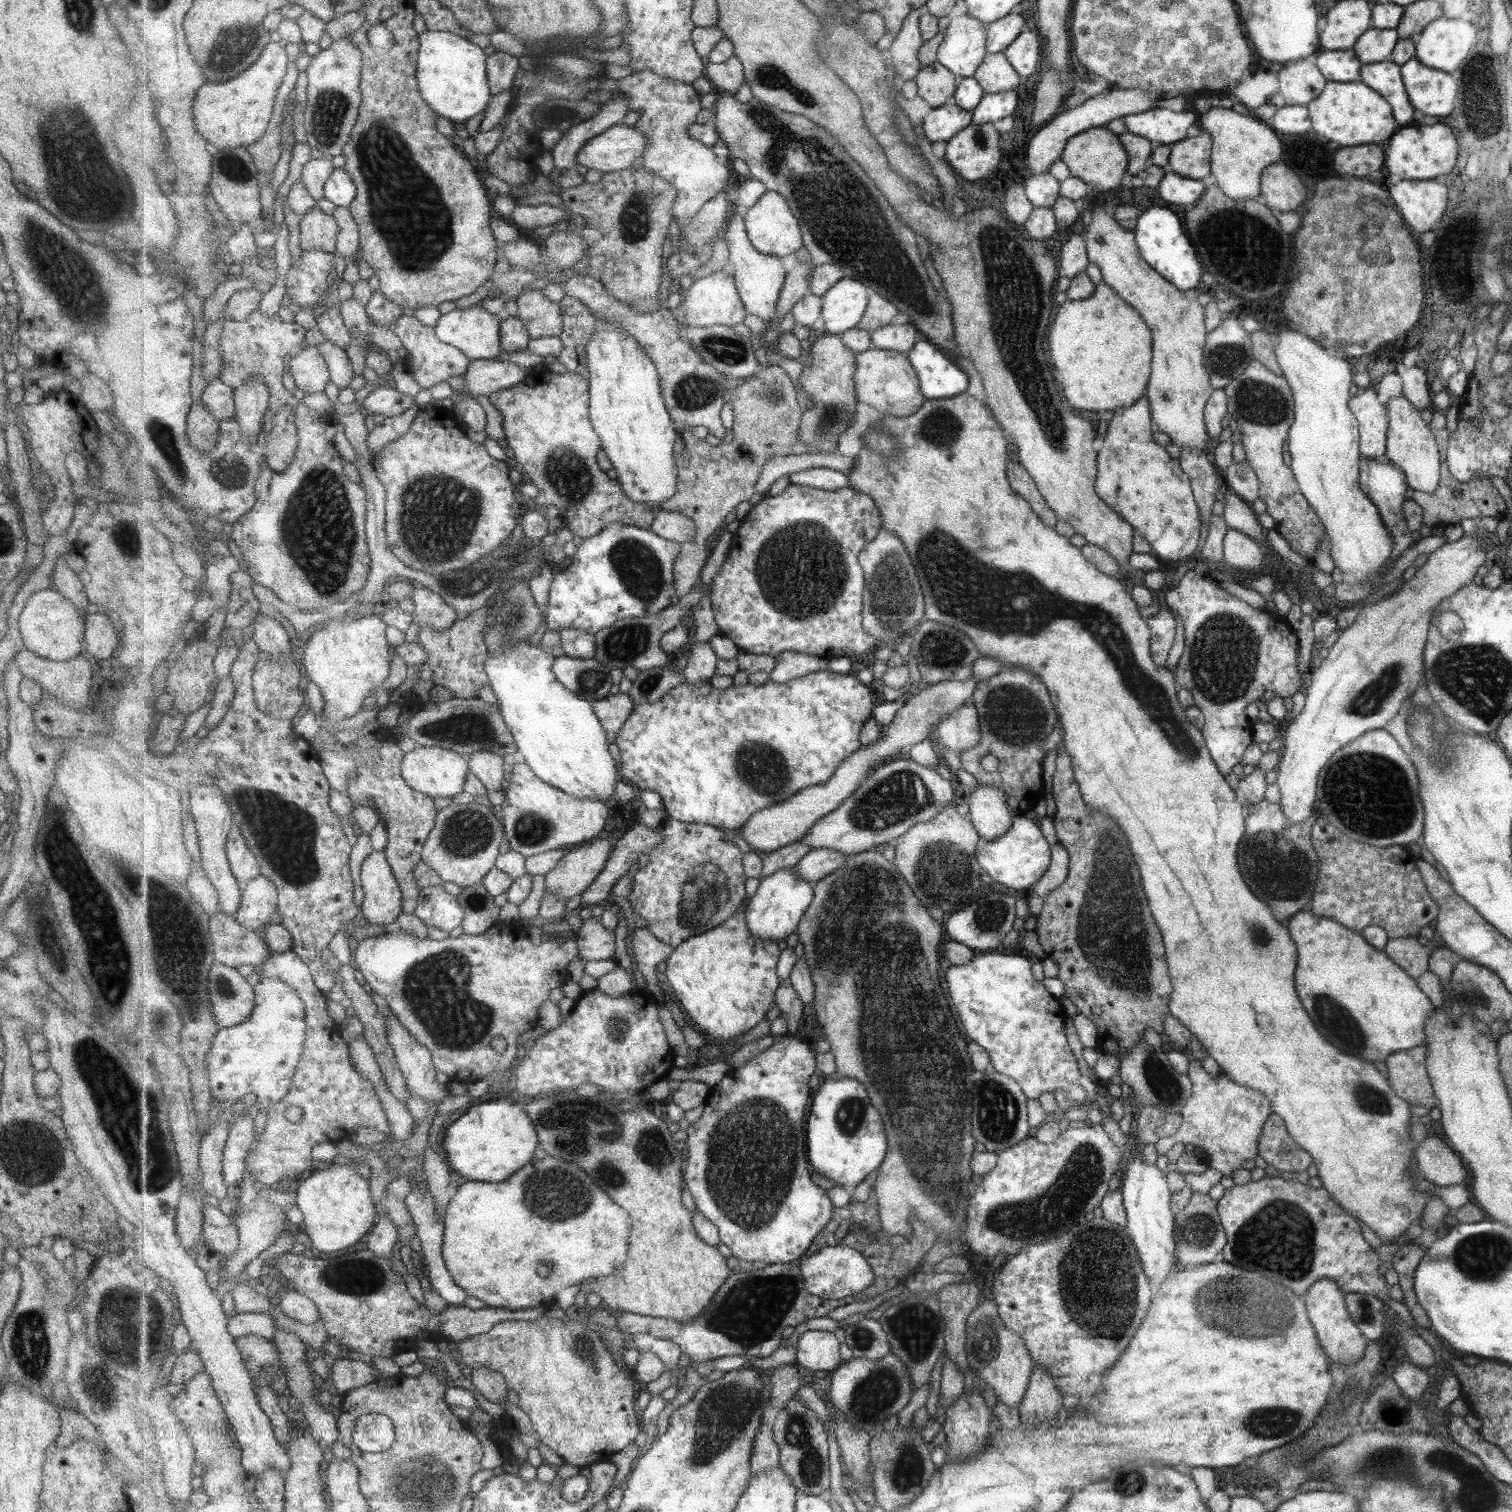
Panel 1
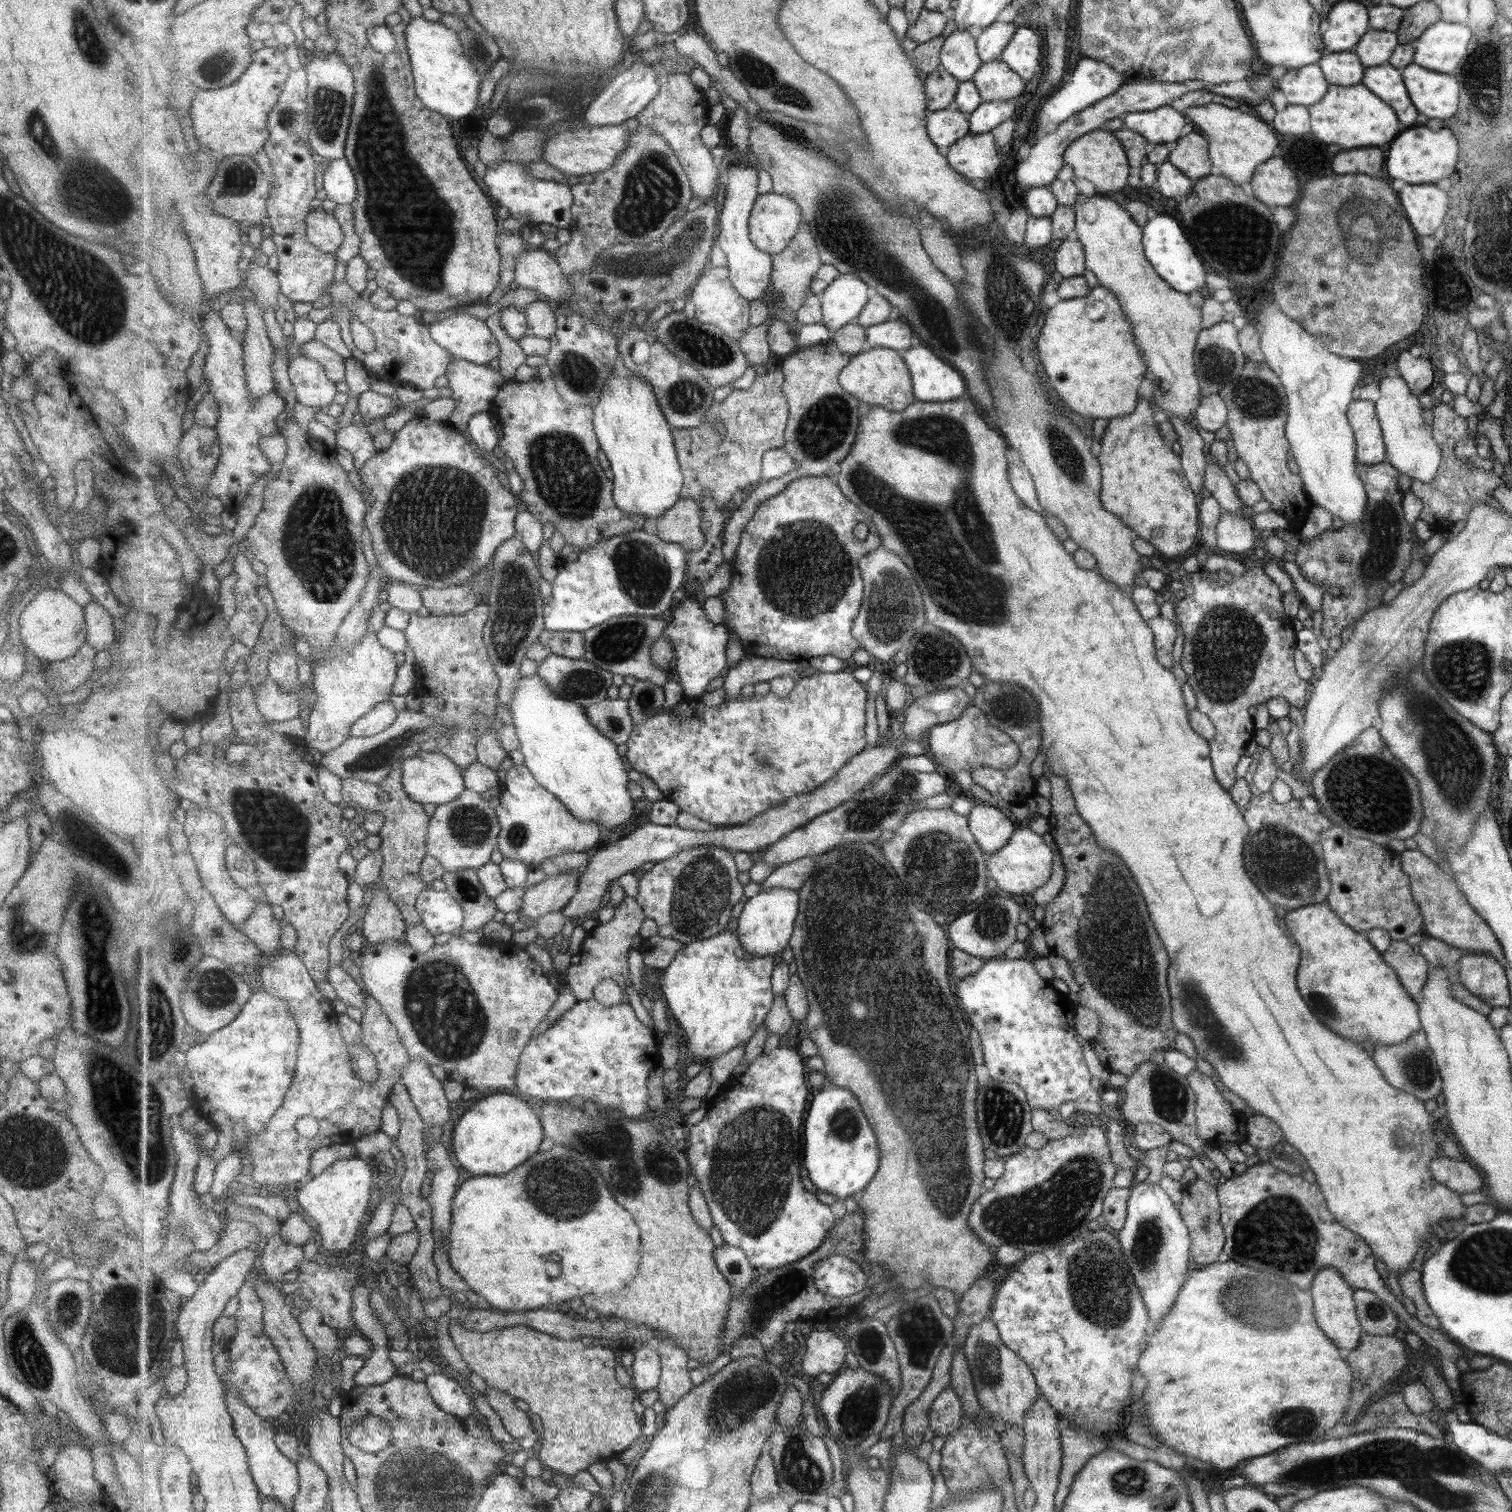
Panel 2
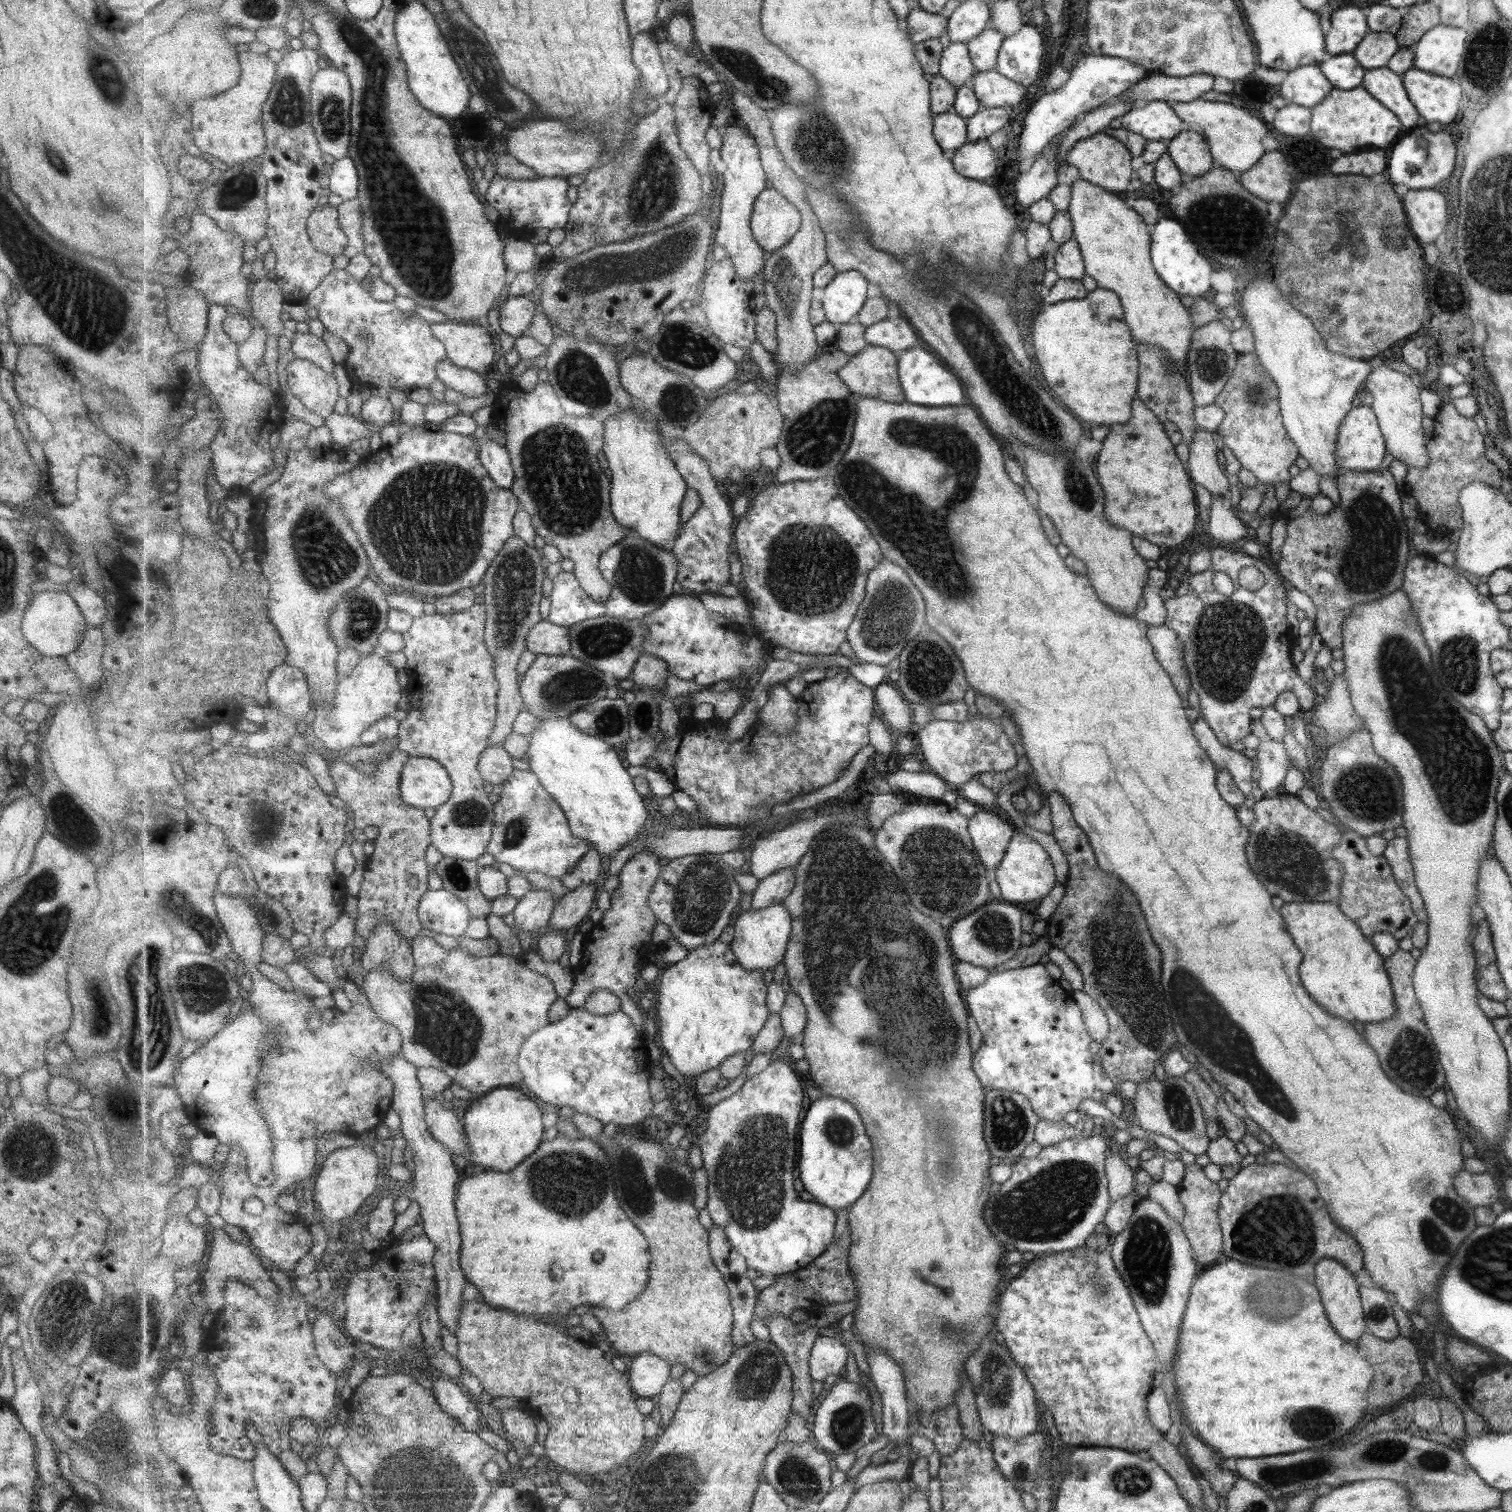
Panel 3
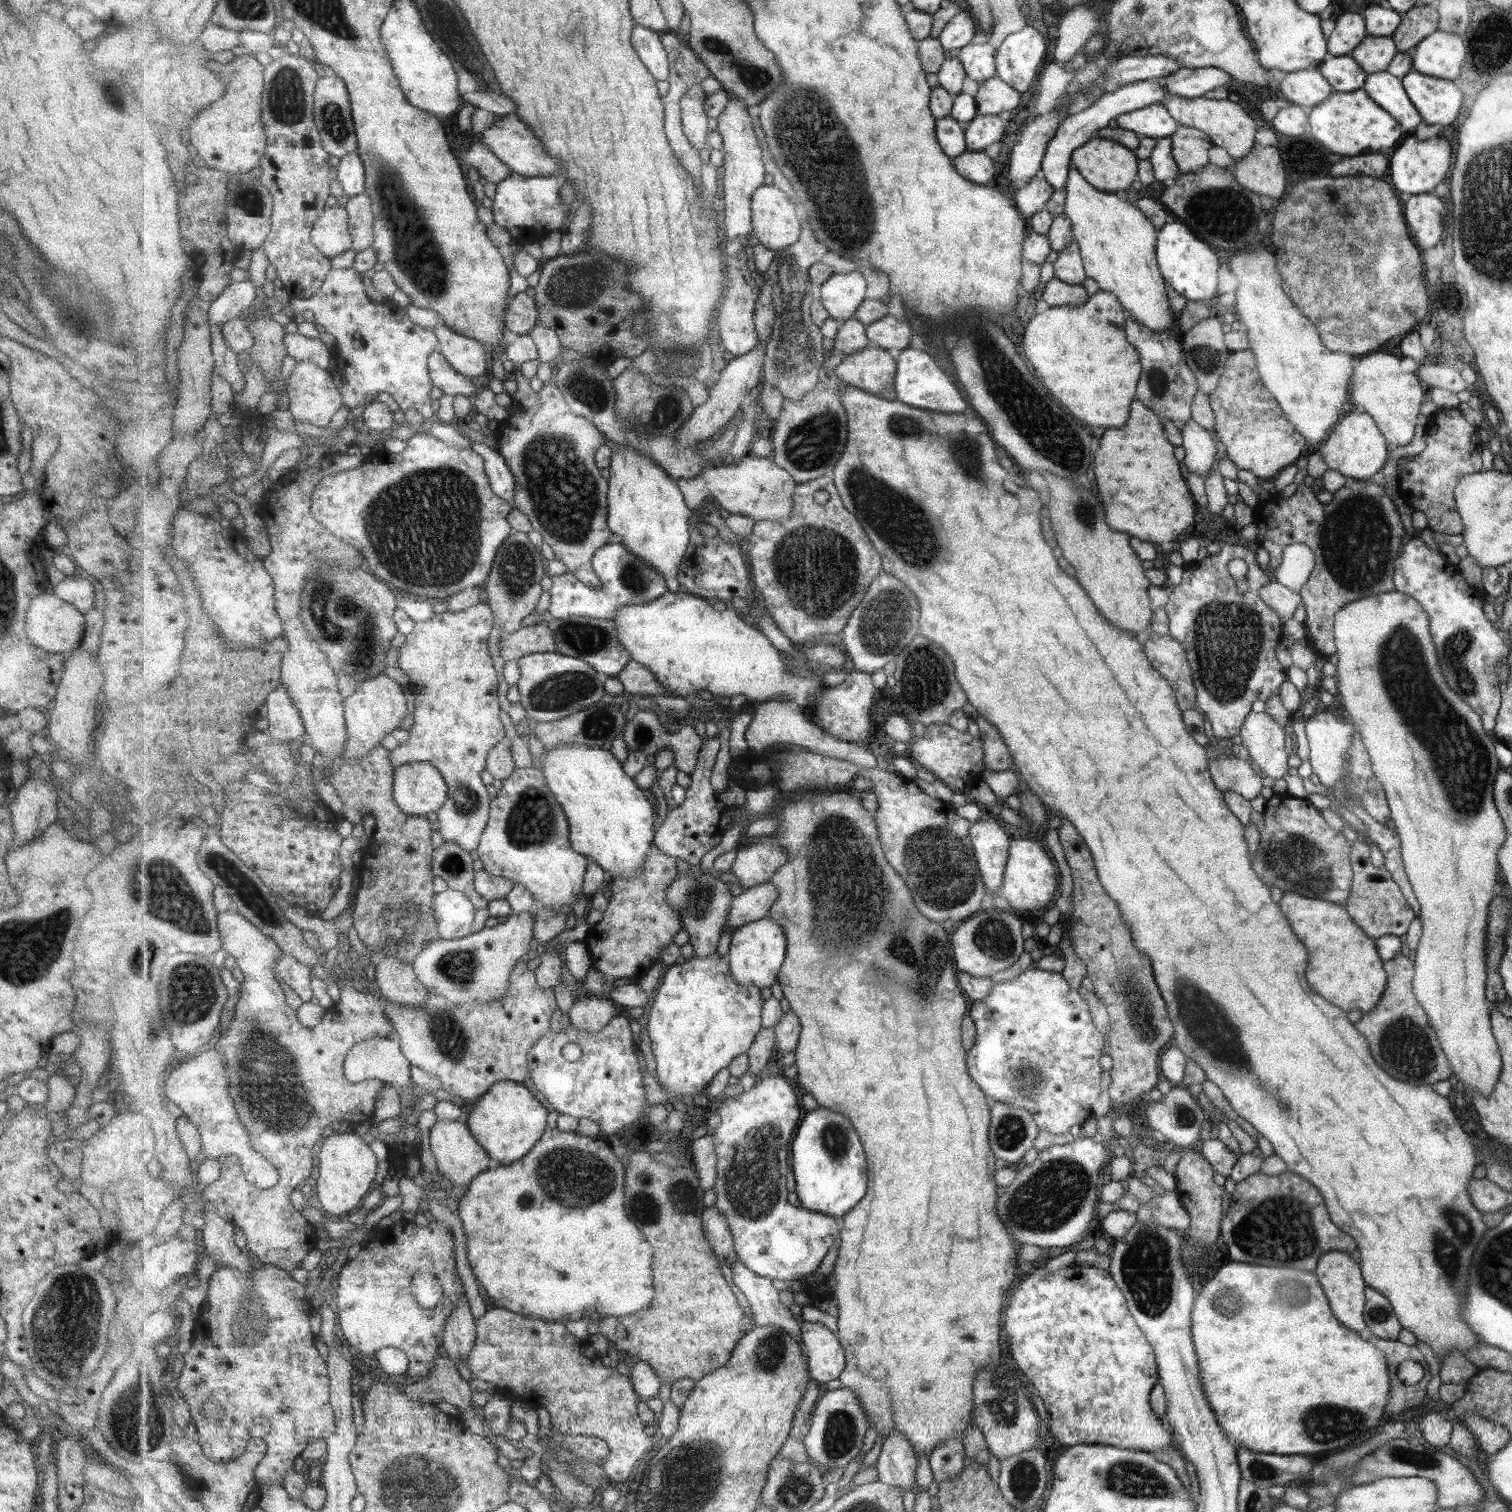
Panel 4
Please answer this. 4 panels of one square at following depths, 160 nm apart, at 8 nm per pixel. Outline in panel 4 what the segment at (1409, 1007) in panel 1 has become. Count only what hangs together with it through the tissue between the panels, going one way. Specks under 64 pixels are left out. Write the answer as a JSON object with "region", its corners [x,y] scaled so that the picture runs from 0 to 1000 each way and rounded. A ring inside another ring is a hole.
{"region":[[[849,590],[846,598],[849,598],[849,603],[851,603],[851,608],[854,608],[854,615],[864,627],[863,647],[866,652],[870,653],[872,659],[878,659],[880,664],[883,664],[884,667],[887,667],[890,670],[895,667],[899,667],[901,671],[905,670],[911,663],[917,653],[917,642],[914,640],[915,636],[911,632],[909,621],[905,620],[896,612],[890,601],[885,597],[866,595],[855,590]]]}

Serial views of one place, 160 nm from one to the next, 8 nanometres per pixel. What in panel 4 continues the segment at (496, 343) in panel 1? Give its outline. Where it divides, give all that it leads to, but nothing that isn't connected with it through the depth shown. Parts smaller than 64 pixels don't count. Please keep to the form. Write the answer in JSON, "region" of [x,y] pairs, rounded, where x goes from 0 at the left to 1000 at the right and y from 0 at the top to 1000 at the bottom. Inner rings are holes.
{"region":[[[290,213],[287,219],[291,226],[290,232],[302,247],[309,250],[323,247],[323,231],[319,226],[301,220],[294,213]]]}

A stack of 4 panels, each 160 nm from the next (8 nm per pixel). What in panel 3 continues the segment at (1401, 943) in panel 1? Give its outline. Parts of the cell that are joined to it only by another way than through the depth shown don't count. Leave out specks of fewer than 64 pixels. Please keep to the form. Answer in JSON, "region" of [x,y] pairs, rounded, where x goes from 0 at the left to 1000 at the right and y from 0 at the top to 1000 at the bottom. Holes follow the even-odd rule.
{"region":[[[925,628],[916,634],[916,641],[919,644],[920,655],[922,657],[923,671],[919,674],[903,677],[901,684],[904,685],[904,690],[907,690],[907,693],[909,693],[909,696],[912,696],[911,699],[915,709],[926,720],[935,724],[935,725],[944,726],[954,718],[956,716],[956,711],[954,706],[954,703],[951,700],[951,695],[948,686],[946,685],[946,681],[944,680],[942,675],[941,675],[940,665],[938,663],[938,661],[935,659],[935,639],[936,639],[936,635],[931,631],[931,629],[927,629],[927,628]]]}

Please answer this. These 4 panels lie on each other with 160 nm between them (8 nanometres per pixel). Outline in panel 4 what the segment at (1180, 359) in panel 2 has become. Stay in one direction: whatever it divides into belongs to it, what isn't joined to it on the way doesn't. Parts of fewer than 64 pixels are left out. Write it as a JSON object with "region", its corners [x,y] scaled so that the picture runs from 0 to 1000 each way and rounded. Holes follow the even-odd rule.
{"region":[[[708,111],[706,112],[703,126],[704,127],[703,142],[707,145],[709,152],[709,159],[712,161],[713,165],[714,165],[716,177],[717,177],[718,184],[724,185],[728,192],[735,193],[735,194],[739,196],[739,199],[743,205],[744,211],[745,210],[749,210],[753,214],[757,215],[762,219],[776,219],[777,220],[778,216],[778,217],[774,217],[774,216],[776,216],[776,209],[774,209],[774,206],[773,206],[773,201],[772,201],[772,197],[771,197],[771,187],[769,187],[769,184],[768,184],[769,181],[766,177],[766,173],[765,172],[764,152],[763,152],[763,149],[760,148],[760,145],[758,145],[756,141],[750,135],[741,132],[736,128],[729,128],[725,125],[712,112]]]}

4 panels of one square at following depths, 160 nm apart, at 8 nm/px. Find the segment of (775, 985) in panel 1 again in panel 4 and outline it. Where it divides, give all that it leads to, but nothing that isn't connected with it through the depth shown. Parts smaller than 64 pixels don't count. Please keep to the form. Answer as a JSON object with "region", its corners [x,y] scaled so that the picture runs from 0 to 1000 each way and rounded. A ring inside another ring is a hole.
{"region":[[[471,631],[468,634],[460,633],[457,635],[453,635],[450,638],[445,638],[439,645],[439,649],[435,655],[435,658],[433,659],[433,663],[429,670],[429,685],[430,686],[430,693],[434,701],[434,708],[437,718],[442,724],[443,727],[440,729],[440,733],[445,735],[445,730],[444,727],[453,726],[453,725],[458,726],[461,724],[467,724],[468,718],[473,714],[473,712],[479,707],[482,706],[488,698],[495,697],[498,692],[501,685],[505,681],[504,678],[504,669],[505,663],[503,660],[503,655],[502,653],[491,653],[489,649],[486,649],[483,641],[483,635],[481,633],[477,633],[474,631]]]}

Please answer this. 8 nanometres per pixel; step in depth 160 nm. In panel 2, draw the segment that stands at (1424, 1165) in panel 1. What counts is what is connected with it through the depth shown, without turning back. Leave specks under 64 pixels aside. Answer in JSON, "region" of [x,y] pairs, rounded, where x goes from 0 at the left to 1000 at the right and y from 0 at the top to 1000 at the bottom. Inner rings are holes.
{"region":[[[950,765],[944,772],[951,783],[956,784],[965,791],[977,788],[981,784],[981,780],[972,771],[970,767],[963,768],[958,765]]]}

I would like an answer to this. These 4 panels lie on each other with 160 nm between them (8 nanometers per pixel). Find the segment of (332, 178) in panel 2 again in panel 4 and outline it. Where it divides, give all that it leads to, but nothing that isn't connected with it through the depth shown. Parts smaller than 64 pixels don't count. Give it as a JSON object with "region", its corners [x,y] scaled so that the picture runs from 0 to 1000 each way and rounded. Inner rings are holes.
{"region":[[[236,101],[228,103],[223,112],[222,119],[231,130],[236,130],[242,126],[242,110]]]}

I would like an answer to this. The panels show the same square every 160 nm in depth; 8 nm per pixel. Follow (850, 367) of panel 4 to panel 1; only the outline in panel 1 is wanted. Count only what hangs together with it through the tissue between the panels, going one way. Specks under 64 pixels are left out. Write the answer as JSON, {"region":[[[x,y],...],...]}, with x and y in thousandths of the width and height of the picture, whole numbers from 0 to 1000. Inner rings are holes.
{"region":[[[576,230],[566,233],[567,247],[565,247],[565,259],[569,266],[575,267],[583,274],[591,274],[592,276],[601,276],[609,271],[613,264],[609,257],[606,245],[600,234],[593,231]]]}

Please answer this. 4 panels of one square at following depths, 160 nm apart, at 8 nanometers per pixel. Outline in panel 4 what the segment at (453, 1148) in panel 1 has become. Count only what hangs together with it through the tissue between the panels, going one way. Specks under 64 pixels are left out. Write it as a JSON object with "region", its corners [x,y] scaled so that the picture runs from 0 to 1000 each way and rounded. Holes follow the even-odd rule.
{"region":[[[332,714],[315,728],[309,743],[315,754],[323,764],[333,771],[345,767],[361,750],[363,734],[344,716]]]}

